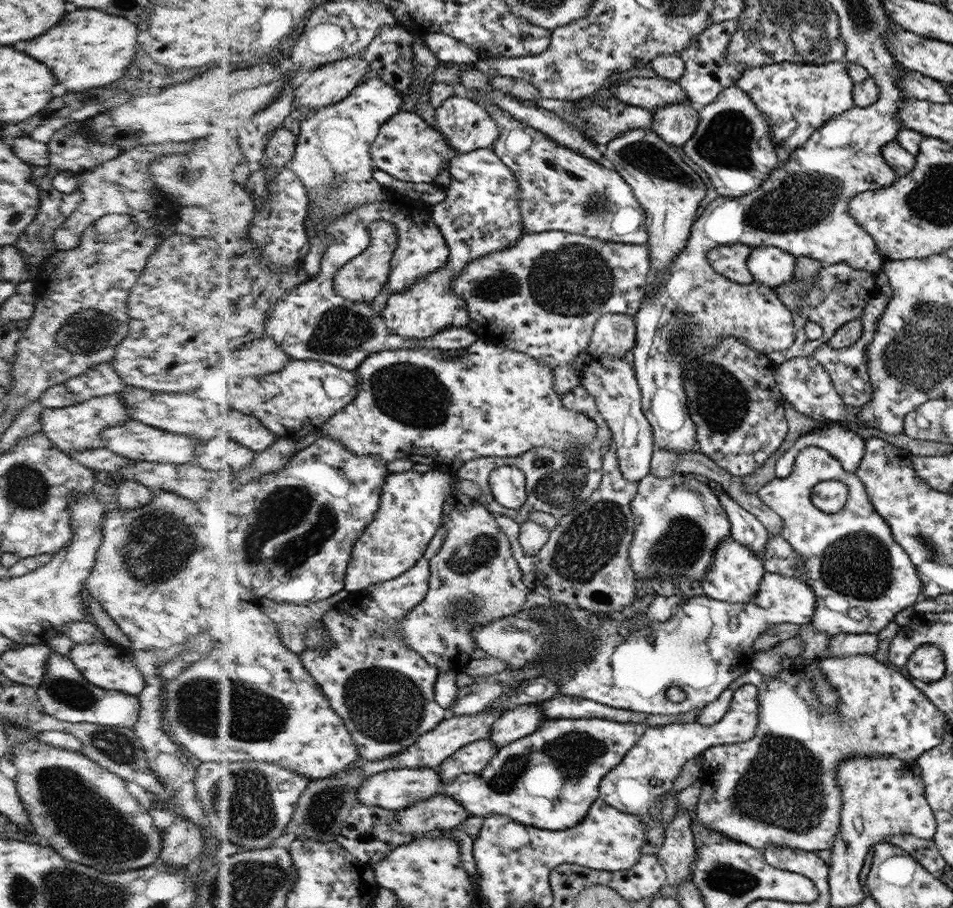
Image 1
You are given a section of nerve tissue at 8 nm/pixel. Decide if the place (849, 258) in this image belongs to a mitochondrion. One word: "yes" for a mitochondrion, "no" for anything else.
no

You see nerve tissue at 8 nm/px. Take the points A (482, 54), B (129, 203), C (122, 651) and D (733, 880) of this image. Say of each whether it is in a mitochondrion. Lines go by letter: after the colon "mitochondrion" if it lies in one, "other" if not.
A: other
B: other
C: other
D: mitochondrion

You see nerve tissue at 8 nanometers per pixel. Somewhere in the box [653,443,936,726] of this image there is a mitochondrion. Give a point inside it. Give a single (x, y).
(858, 565)

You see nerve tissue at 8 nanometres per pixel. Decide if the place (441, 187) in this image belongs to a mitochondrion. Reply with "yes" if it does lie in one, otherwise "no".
no

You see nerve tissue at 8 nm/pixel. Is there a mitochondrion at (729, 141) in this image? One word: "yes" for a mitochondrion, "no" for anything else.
yes

